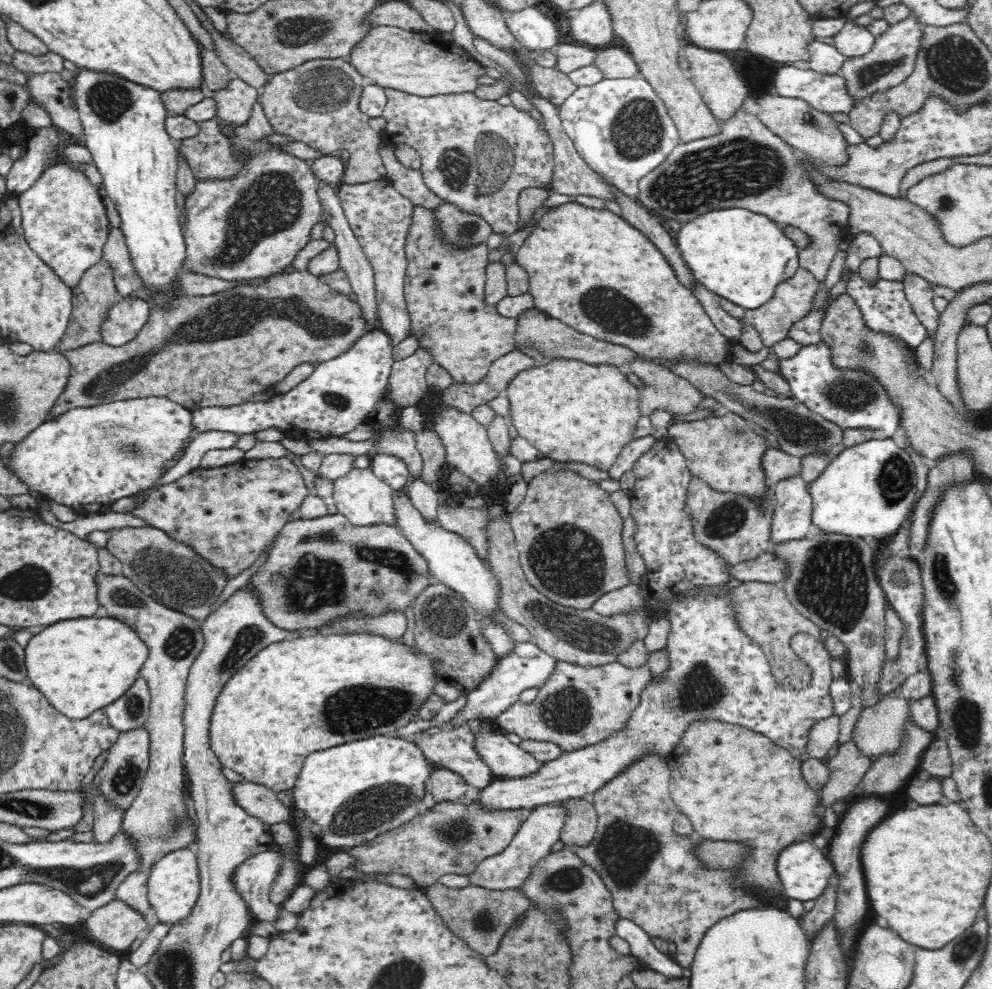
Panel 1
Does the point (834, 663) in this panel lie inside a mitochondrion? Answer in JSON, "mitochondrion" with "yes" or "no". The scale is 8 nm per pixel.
{"mitochondrion":"no"}

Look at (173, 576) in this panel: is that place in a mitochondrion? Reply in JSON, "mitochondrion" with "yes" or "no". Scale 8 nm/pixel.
{"mitochondrion":"yes"}

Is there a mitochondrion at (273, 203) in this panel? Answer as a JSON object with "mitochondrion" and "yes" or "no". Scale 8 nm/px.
{"mitochondrion":"yes"}

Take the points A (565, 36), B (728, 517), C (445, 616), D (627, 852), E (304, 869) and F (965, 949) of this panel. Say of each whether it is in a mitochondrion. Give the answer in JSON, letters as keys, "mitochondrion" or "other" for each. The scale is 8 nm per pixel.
{"A":"other","B":"mitochondrion","C":"mitochondrion","D":"mitochondrion","E":"other","F":"mitochondrion"}

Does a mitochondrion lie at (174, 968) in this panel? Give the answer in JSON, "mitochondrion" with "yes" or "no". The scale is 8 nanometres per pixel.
{"mitochondrion":"yes"}

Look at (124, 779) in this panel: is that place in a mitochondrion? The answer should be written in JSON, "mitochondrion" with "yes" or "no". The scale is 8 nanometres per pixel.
{"mitochondrion":"yes"}

